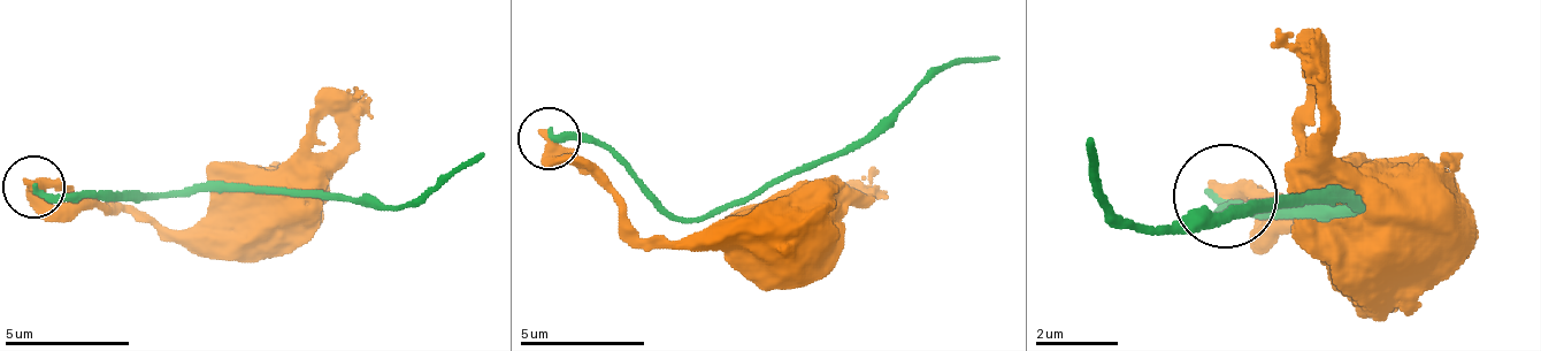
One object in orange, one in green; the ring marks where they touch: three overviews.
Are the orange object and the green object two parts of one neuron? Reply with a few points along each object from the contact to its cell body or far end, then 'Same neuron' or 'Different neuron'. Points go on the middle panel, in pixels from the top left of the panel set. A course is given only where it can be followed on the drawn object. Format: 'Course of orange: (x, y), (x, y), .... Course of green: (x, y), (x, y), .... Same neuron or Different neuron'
Course of orange: (550, 137), (643, 237), (718, 237), (761, 218), (786, 230). Course of green: (550, 137), (593, 137), (674, 218), (712, 218), (860, 150), (929, 81), (997, 56). Different neuron

